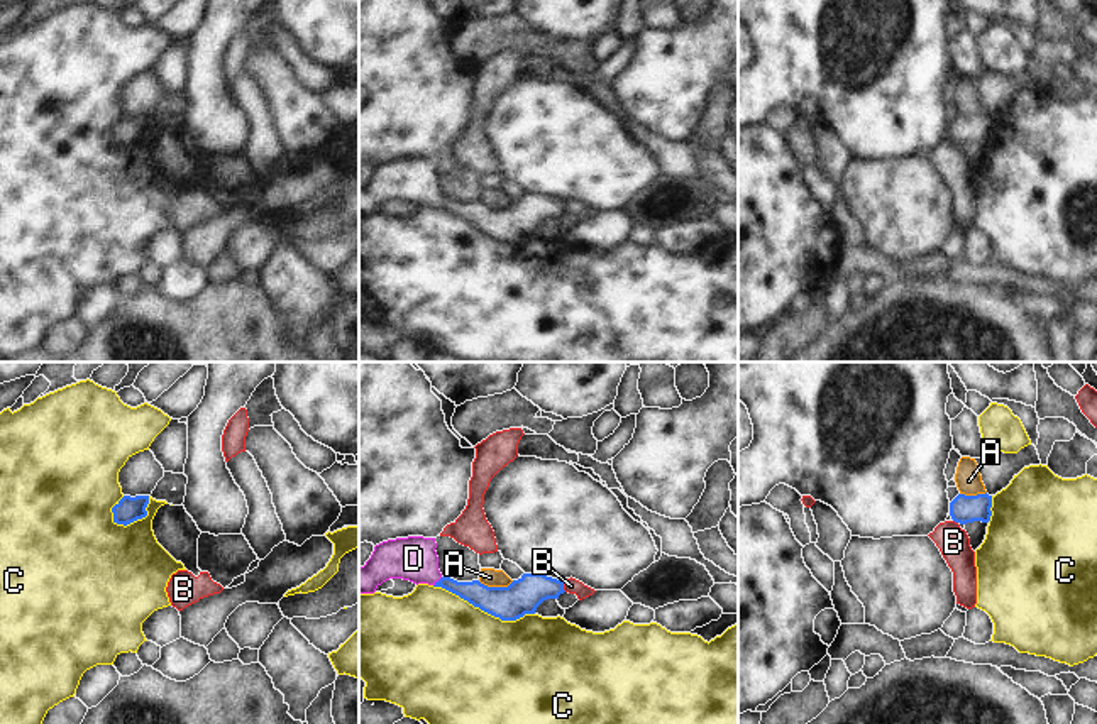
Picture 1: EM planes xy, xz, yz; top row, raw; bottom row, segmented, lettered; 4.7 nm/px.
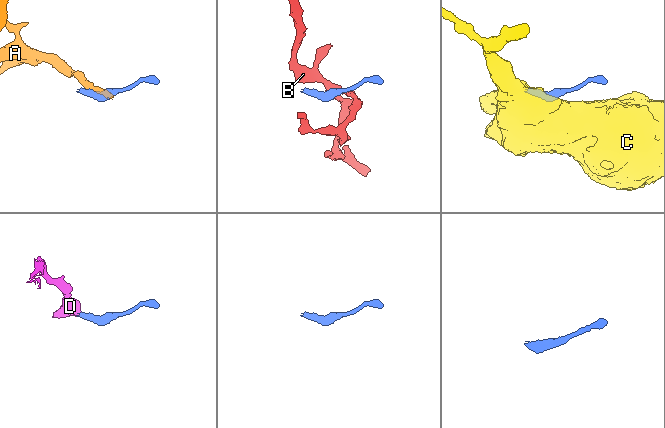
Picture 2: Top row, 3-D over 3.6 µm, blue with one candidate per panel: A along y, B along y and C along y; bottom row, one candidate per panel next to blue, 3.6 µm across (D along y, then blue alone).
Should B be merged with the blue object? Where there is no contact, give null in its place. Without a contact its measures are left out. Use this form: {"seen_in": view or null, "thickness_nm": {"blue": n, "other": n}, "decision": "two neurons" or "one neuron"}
{"seen_in": "xz", "thickness_nm": {"blue": 170, "other": 70}, "decision": "two neurons"}

